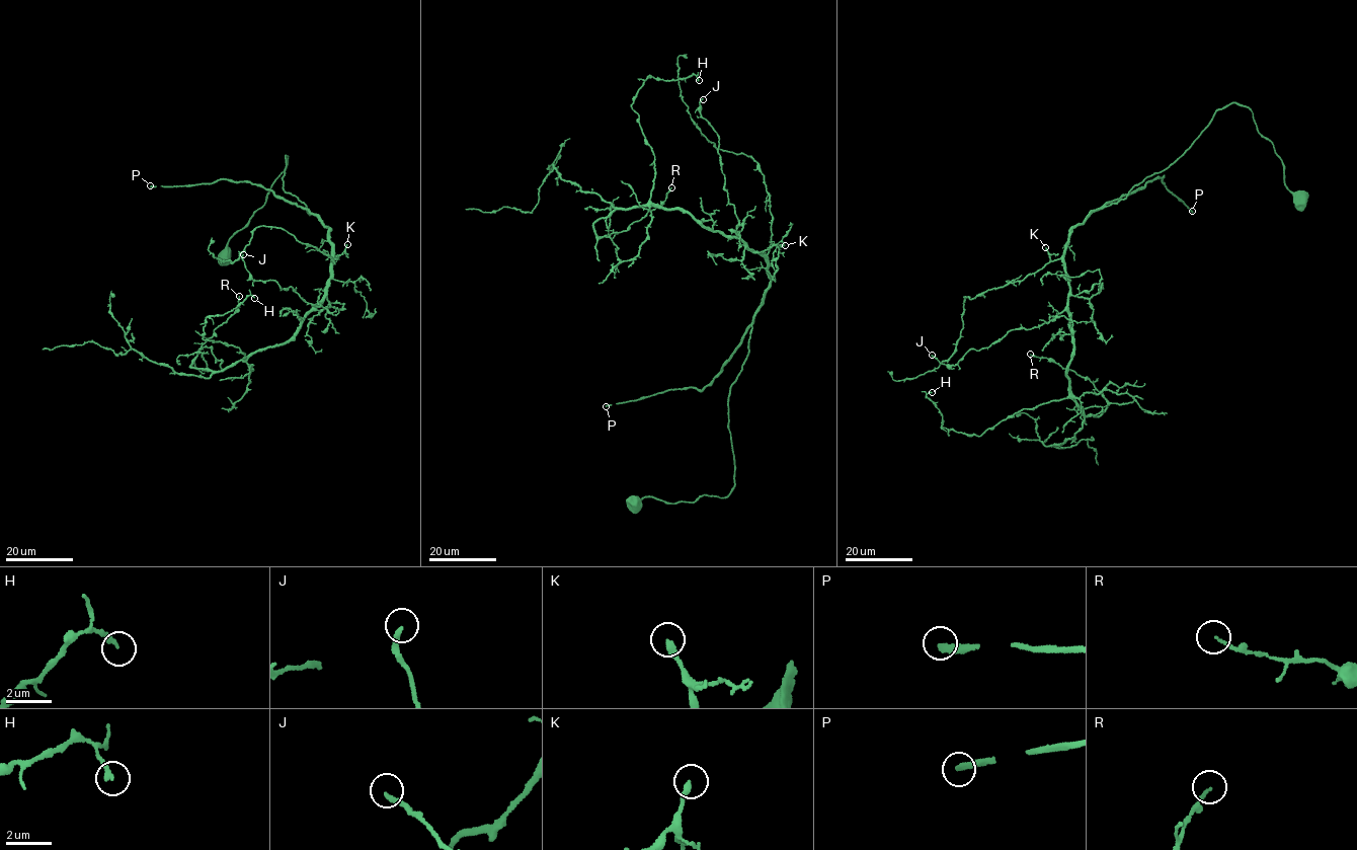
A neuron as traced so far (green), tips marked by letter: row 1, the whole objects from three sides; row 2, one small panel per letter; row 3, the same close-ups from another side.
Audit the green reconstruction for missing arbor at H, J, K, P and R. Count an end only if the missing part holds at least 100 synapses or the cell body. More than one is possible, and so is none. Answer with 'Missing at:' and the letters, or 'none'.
Missing at: P

